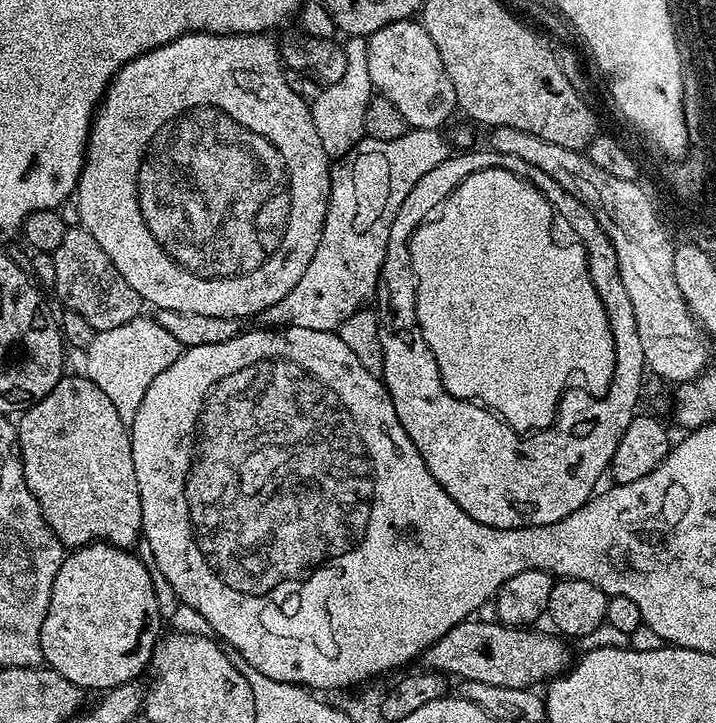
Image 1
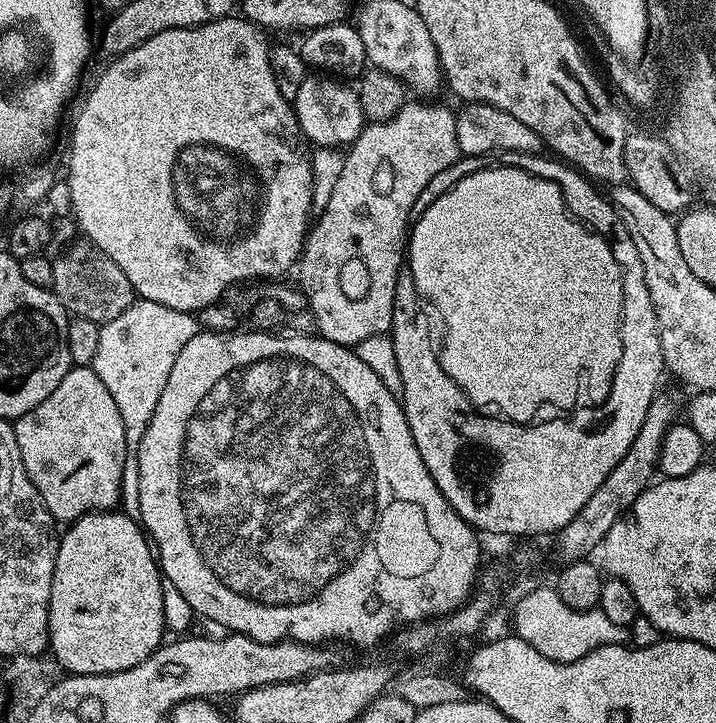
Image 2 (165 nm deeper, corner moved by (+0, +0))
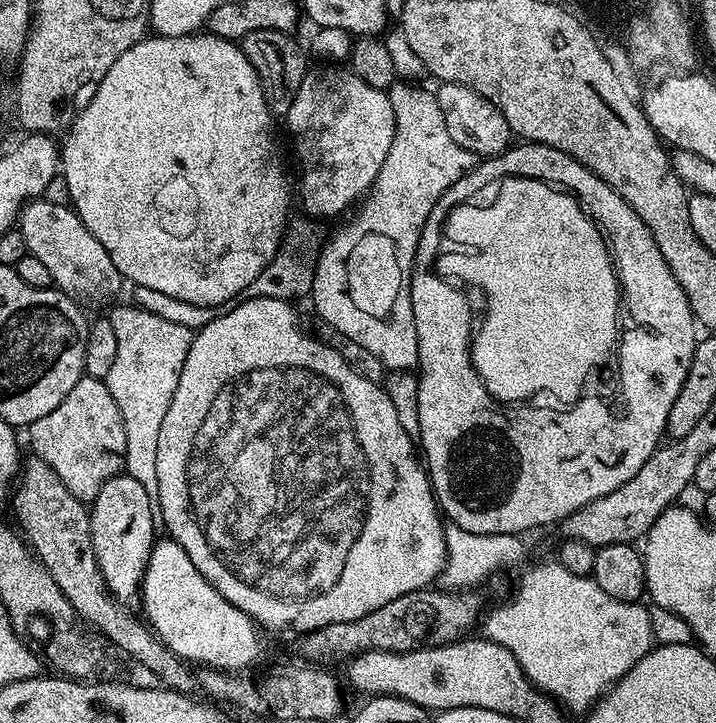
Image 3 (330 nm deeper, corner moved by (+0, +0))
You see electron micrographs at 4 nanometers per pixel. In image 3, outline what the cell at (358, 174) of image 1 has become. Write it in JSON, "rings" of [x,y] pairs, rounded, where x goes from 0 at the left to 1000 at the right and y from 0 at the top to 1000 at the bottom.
{"rings":[[[554,113],[541,123],[553,163],[545,213],[539,213],[539,224],[534,224],[528,246],[501,284],[503,295],[482,315],[472,317],[458,339],[446,344],[447,355],[441,360],[441,378],[433,405],[433,416],[436,415],[453,448],[466,451],[472,462],[483,462],[483,467],[517,484],[517,490],[522,490],[522,495],[528,495],[538,510],[554,515],[580,510],[587,501],[578,429],[573,418],[578,386],[575,369],[581,365],[587,325],[591,324],[609,281],[615,275],[619,278],[634,252],[640,252],[640,246],[649,243],[668,225],[663,210],[640,202],[640,196],[628,191],[628,180],[623,180],[623,163],[617,158],[617,147],[612,147],[608,126],[596,127],[587,120],[592,119],[581,113]]]}

